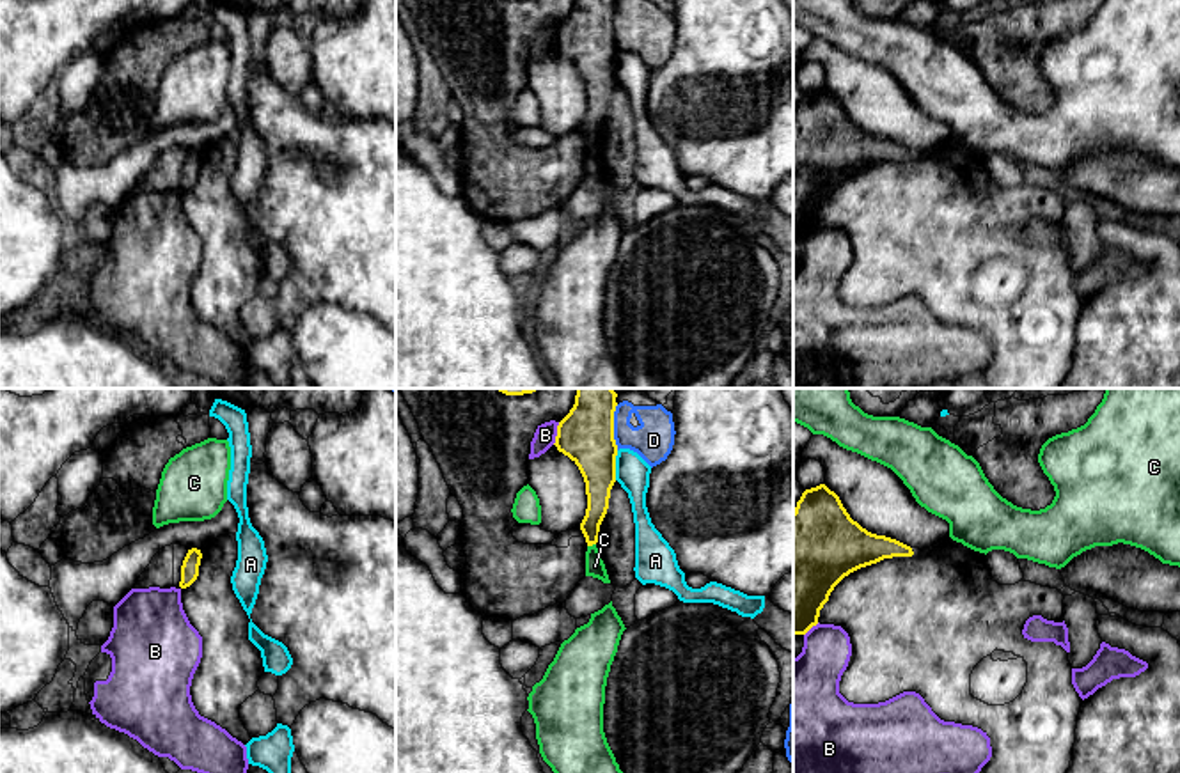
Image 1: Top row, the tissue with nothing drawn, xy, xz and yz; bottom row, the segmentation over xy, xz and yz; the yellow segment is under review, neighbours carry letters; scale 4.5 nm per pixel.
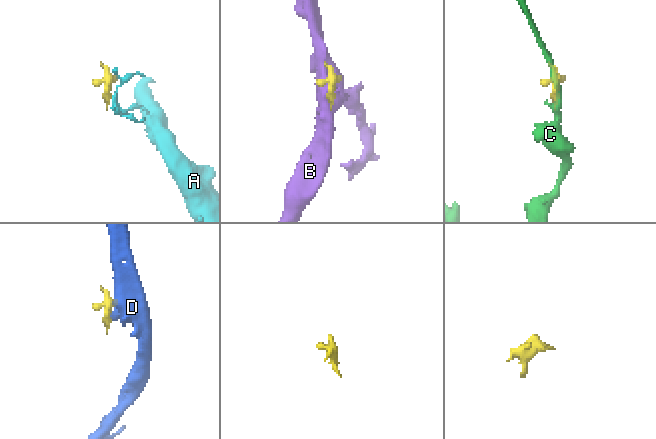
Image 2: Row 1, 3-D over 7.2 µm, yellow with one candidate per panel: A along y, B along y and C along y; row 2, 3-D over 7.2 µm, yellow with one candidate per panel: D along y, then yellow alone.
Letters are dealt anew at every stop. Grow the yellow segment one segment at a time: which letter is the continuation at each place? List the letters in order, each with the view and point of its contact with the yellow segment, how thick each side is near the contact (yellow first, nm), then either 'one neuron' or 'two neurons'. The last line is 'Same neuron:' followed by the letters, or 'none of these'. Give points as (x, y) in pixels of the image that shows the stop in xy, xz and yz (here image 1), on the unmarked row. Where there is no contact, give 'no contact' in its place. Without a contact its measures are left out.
A: contact xz (614, 68); calibres 260 and 160 nm; two neurons
B: contact xz (558, 36); calibres 260 and 100 nm; two neurons
C: contact xz (591, 148); calibres 110 and 90 nm; two neurons
D: contact xz (613, 31); calibres 260 and 180 nm; two neurons
Same neuron: none of these

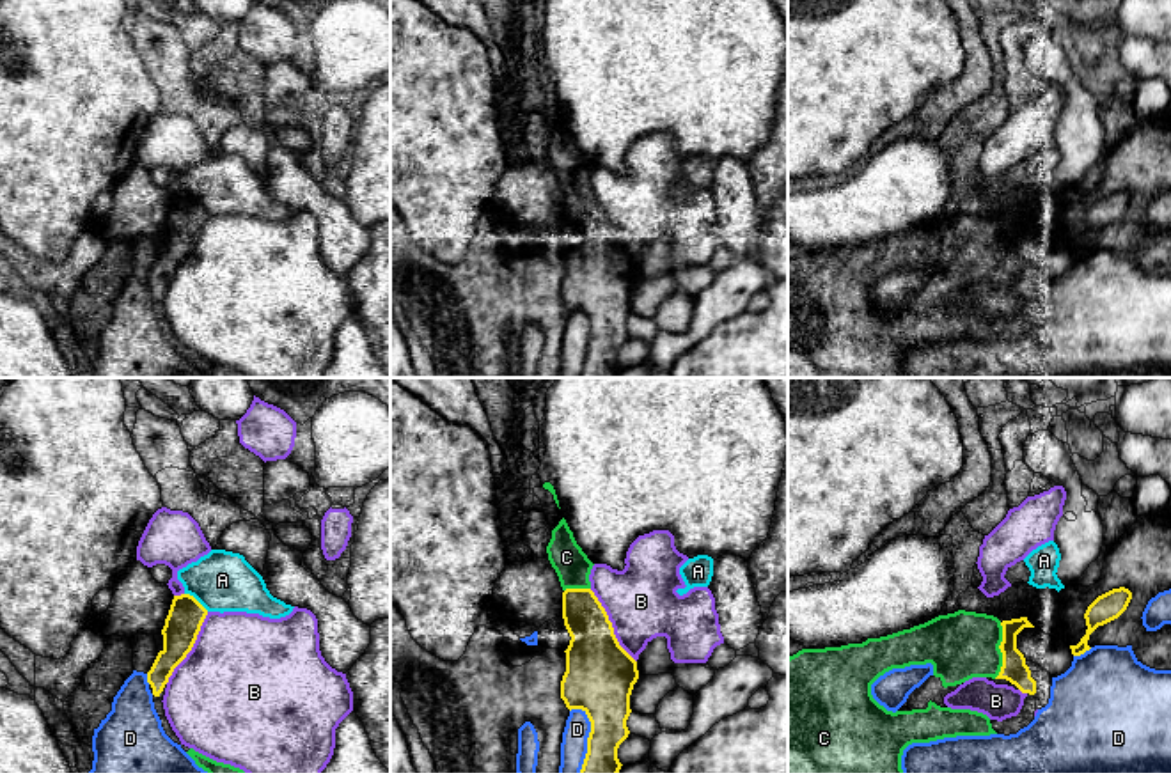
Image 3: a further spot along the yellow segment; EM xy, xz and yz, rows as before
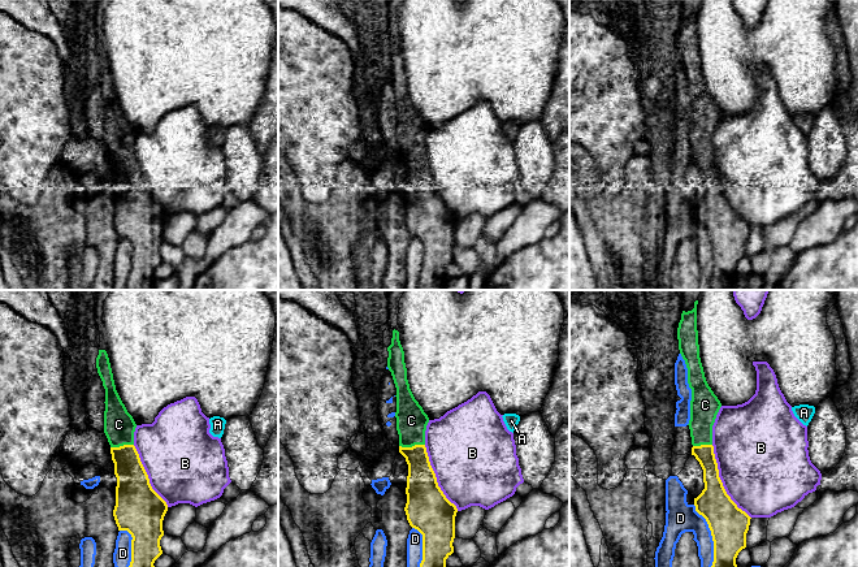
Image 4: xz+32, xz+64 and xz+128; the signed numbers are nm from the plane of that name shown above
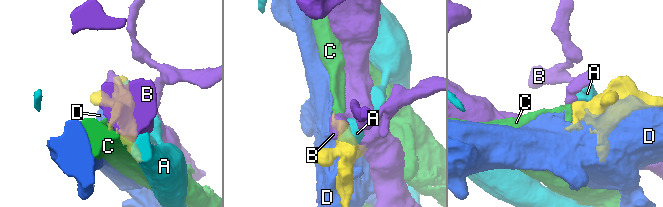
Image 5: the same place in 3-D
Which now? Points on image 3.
A: contact xy (196, 203); calibres 160 and 280 nm; two neurons
B: contact xz (611, 229); calibres 320 and 320 nm; two neurons
C: contact yz (1001, 254); calibres 120 and 300 nm; one neuron
D: contact xz (588, 341); calibres 280 and 120 nm; two neurons
Same neuron: C

